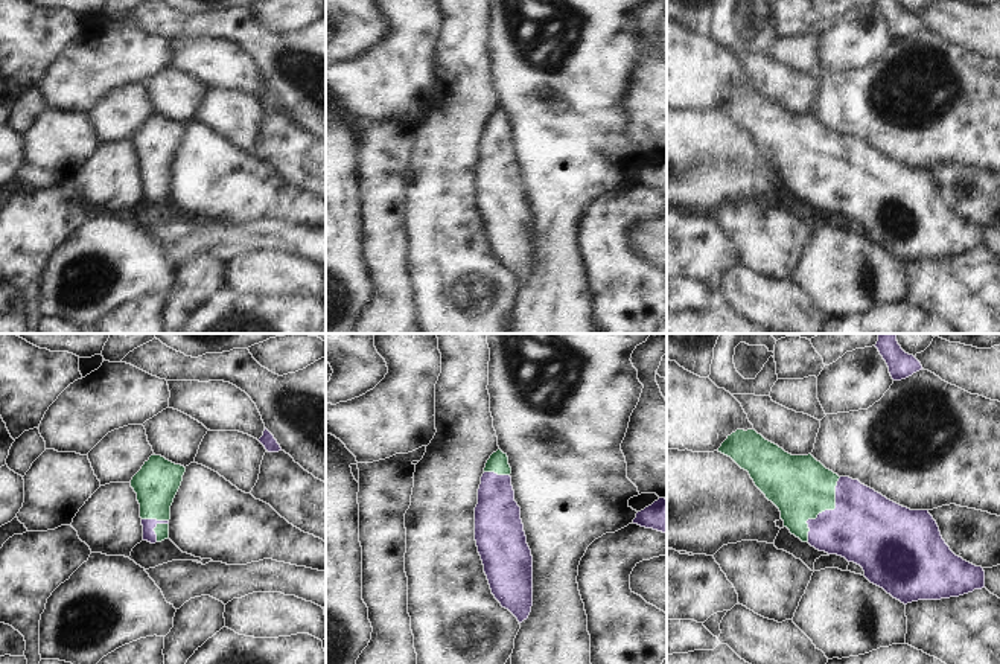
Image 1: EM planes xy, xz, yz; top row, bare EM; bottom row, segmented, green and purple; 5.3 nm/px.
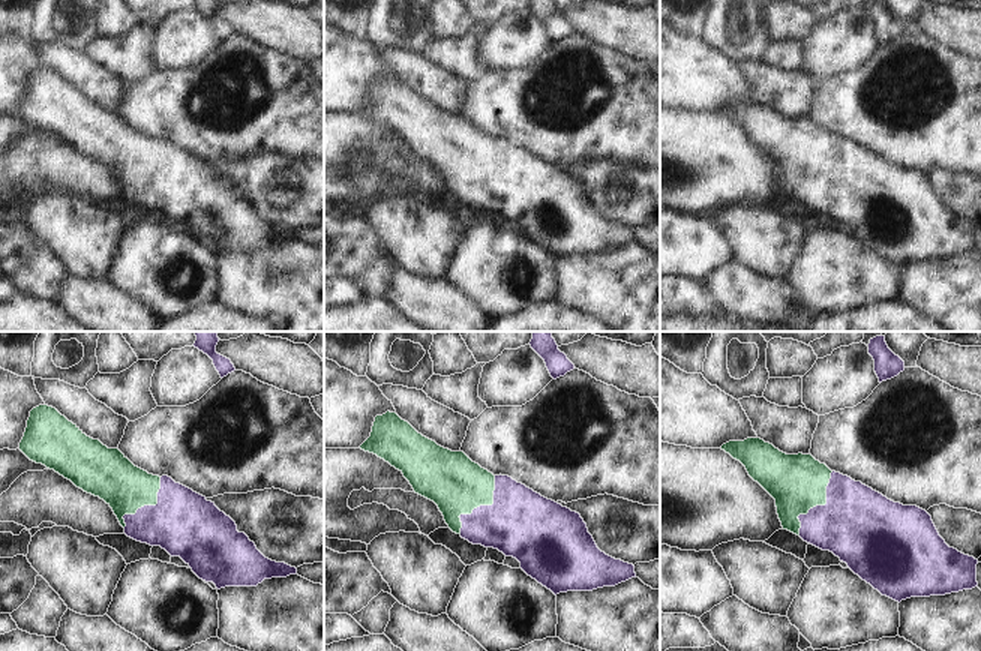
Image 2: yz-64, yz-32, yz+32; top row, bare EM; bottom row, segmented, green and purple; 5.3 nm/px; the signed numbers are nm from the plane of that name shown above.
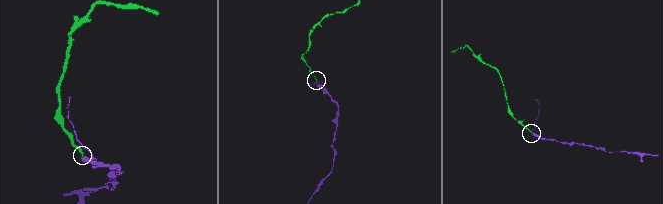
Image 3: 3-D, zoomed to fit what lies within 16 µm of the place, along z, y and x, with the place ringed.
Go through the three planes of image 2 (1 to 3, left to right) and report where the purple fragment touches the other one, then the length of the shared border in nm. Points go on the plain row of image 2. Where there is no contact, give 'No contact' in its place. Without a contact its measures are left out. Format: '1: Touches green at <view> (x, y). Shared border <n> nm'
1: Touches green at yz-64 (147, 168). Shared border 340 nm
2: Touches green at yz-32 (480, 168). Shared border 360 nm
3: Touches green at yz+32 (818, 168). Shared border 400 nm.

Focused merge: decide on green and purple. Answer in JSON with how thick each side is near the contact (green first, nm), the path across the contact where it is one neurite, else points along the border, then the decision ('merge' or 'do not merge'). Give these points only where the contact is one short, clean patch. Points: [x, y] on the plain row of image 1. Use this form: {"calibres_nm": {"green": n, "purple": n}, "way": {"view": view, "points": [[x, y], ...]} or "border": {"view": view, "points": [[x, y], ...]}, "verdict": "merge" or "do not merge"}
{"calibres_nm": {"green": 320, "purple": 380}, "way": {"view": "yz", "points": [[799, 145], [825, 168], [856, 178], [865, 186]]}, "verdict": "merge"}

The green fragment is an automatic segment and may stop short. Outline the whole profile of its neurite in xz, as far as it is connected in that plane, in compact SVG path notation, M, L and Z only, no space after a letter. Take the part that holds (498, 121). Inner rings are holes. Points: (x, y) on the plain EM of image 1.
M498 108L481 136L475 200L492 253L522 282L533 265L533 215L510 132L508 116Z

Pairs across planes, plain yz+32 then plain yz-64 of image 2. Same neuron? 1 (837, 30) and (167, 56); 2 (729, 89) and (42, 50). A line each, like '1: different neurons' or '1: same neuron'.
1: same neuron
2: different neurons

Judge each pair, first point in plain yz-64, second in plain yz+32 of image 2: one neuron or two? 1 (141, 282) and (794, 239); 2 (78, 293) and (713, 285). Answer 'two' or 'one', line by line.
1: two
2: one

